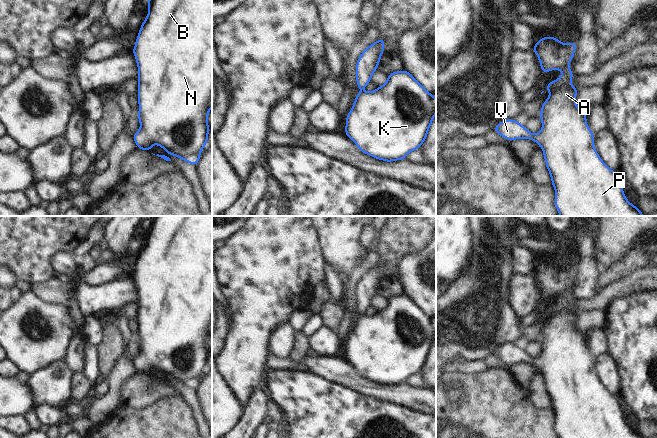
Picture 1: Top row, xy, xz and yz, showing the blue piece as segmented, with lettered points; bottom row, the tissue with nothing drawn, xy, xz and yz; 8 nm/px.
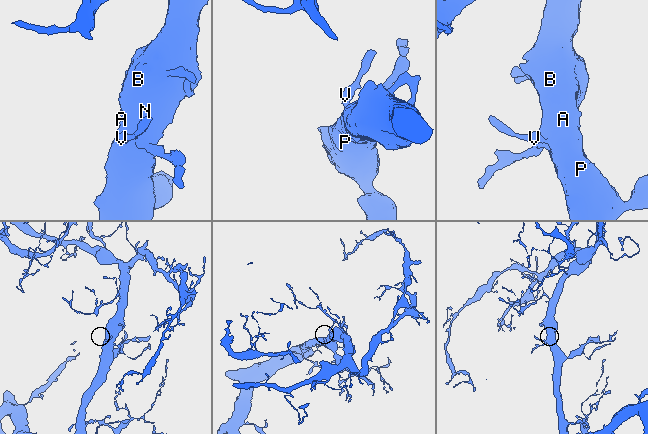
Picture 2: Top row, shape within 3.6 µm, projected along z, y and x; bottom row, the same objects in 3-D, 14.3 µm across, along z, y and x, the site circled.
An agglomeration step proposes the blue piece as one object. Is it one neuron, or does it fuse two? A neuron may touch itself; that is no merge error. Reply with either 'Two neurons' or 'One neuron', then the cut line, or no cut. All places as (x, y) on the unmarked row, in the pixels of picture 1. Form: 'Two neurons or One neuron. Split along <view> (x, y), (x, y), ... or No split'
One neuron. No split

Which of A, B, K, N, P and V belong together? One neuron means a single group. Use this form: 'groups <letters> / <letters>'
groups A B K N P V

